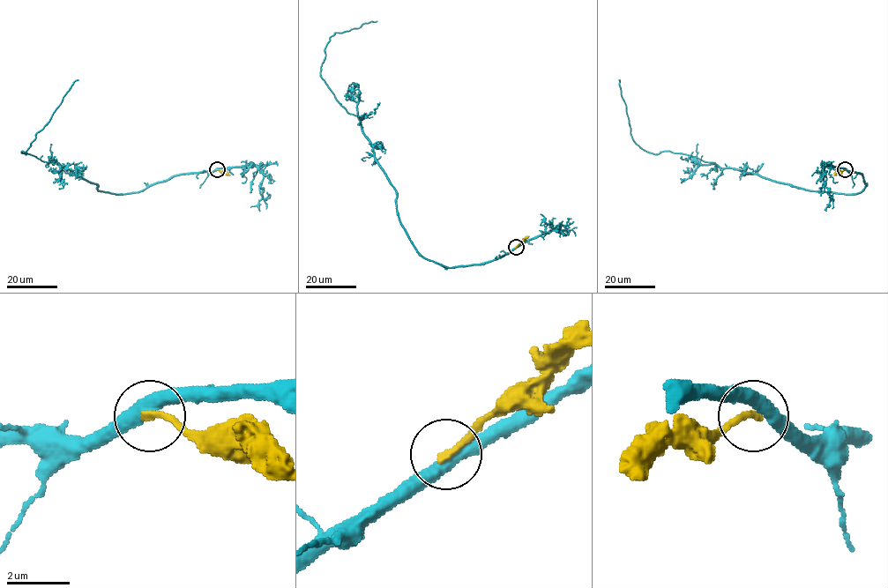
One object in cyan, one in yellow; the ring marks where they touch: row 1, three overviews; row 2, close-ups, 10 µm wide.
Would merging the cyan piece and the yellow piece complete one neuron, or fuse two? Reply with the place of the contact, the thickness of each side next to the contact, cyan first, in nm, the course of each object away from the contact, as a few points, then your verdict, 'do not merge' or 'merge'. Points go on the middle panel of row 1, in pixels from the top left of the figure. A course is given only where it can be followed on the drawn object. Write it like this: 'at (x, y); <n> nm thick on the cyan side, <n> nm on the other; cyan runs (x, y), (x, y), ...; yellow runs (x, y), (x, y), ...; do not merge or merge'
at (516, 247); 440 nm thick on the cyan side, 200 nm on the other; cyan runs (515, 247), (491, 261), (445, 267), (414, 246), (361, 121), (320, 75), (335, 33), (377, 20); yellow runs (515, 247), (529, 235); do not merge

